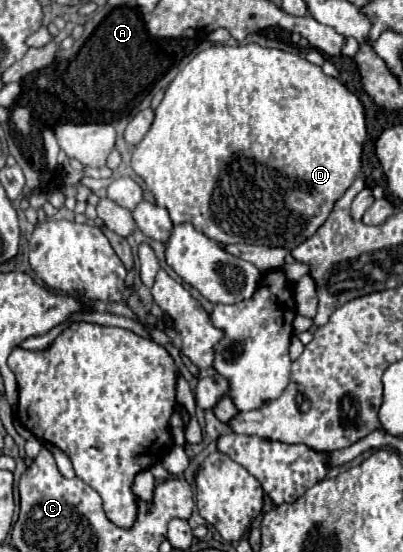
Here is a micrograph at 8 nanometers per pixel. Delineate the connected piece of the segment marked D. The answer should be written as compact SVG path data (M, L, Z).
M244 44L244 46L212 46L200 52L168 86L164 92L164 100L154 110L154 122L144 136L144 140L136 146L132 154L132 170L144 180L146 188L154 194L156 204L166 208L174 224L190 222L206 234L208 238L216 240L218 244L264 244L264 246L280 246L280 248L296 248L304 238L310 238L328 218L334 202L348 190L354 182L356 174L360 172L360 158L362 158L362 142L366 138L366 118L360 100L336 78L330 78L322 72L322 68L310 64L306 58L296 54L262 48L258 44Z

